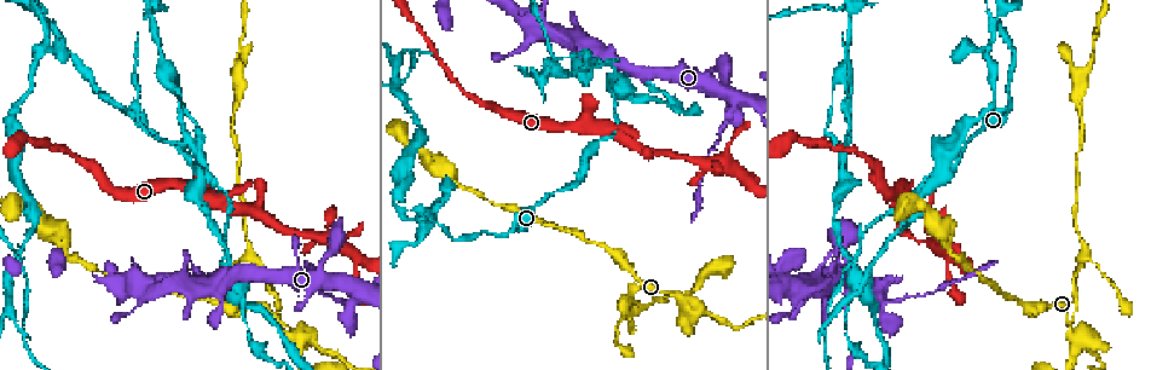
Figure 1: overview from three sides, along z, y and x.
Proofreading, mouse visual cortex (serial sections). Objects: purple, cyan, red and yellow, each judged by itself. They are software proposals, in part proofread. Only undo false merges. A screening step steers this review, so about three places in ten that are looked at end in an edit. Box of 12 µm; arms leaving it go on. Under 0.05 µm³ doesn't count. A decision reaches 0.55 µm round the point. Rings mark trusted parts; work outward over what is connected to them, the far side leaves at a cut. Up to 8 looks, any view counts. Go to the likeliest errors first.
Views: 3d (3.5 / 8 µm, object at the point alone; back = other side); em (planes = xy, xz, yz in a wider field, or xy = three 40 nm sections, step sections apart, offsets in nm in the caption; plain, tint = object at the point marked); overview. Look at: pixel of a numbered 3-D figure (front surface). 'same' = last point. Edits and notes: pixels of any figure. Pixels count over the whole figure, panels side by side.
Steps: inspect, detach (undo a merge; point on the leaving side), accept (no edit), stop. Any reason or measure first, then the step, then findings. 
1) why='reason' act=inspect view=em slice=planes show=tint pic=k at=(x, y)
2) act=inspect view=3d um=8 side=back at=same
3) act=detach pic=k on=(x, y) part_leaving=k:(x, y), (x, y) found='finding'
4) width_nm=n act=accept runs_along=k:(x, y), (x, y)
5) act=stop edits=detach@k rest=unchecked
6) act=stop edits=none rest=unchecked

why='three arms meet' act=inspect view=3d um=3.5 pic=1 at=(855, 264)

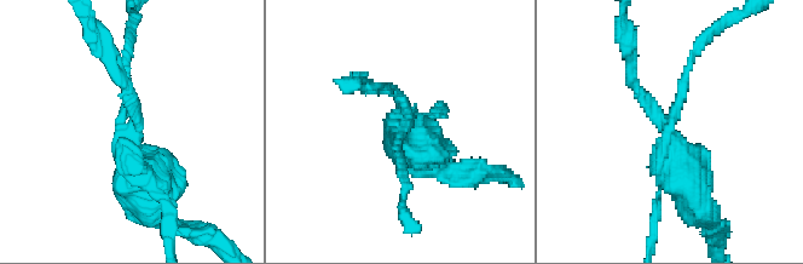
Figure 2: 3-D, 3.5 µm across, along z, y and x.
why='need the tissue' act=inspect view=em slice=xy step=5 show=tint pic=2 at=(399, 128)

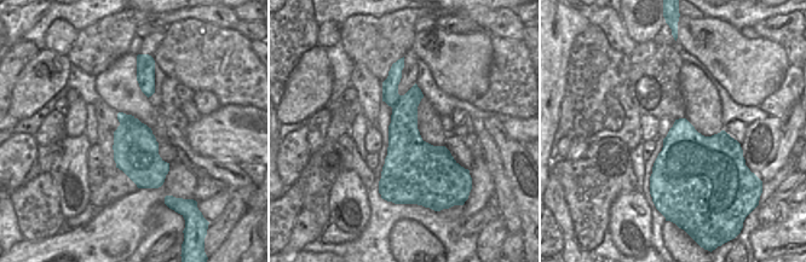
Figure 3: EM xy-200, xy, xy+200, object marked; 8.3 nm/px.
arms=3 arm_widths_nm=150,150,500 act=detach pic=2 on=(694, 205) part_leaving=2:(663, 125), (633, 84), (629, 39) found='a second cell is stuck on'

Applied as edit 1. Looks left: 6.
act=inspect view=overview

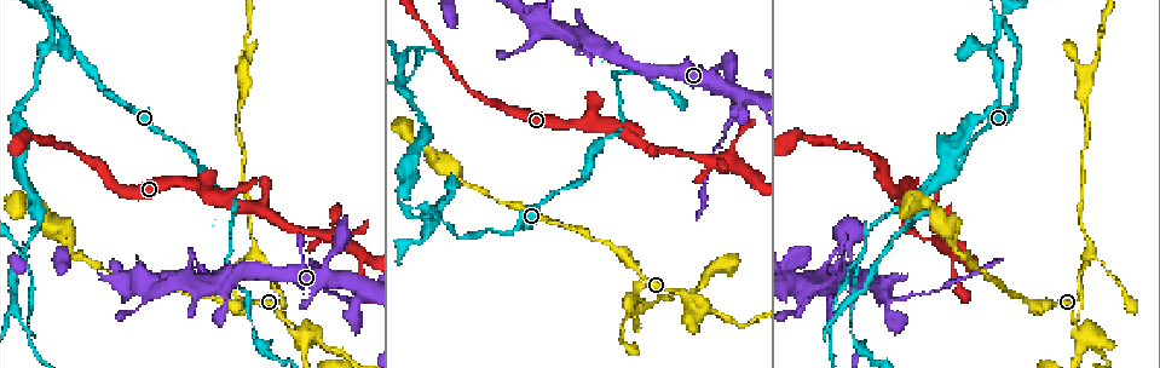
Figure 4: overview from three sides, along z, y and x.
why='a fork' act=inspect view=em slice=xy step=1 show=tint pic=4 at=(445, 224)

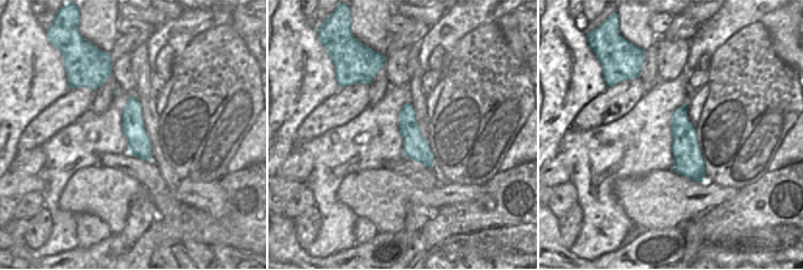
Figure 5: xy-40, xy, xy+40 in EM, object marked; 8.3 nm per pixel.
why='see where the arms go' act=inspect view=3d um=3.5 at=same

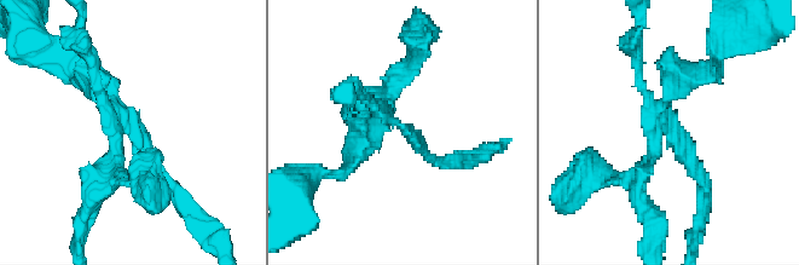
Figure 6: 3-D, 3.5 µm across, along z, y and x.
act=detach pic=6 on=(108, 167) part_leaving=6:(120, 128), (116, 166), (82, 229) found='a second cell is stuck on'

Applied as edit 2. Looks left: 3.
why='redraw' act=inspect view=overview

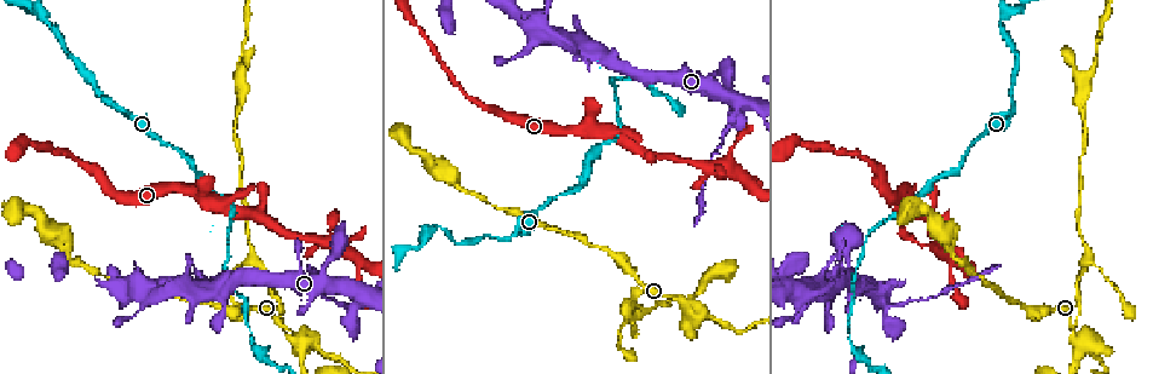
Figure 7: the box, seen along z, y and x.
why='abrupt turn' act=inspect view=3d um=3.5 side=back pic=7 at=(821, 293)

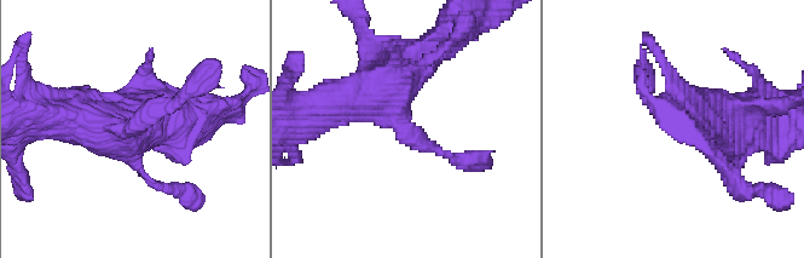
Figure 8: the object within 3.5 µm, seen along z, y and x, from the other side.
act=inspect view=em slice=xy step=3 show=tint pic=8 at=(125, 129)

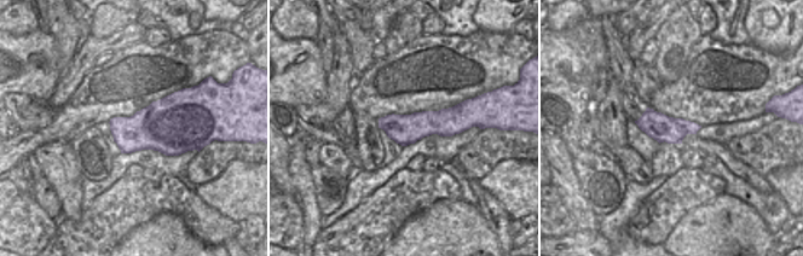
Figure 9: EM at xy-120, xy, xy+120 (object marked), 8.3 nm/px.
act=accept runs_along=8:(330, 105), (386, 86), (456, 24) found='continuous, no second cell'

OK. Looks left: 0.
act=stop edits=detach@2,detach@6 rest=unchecked

